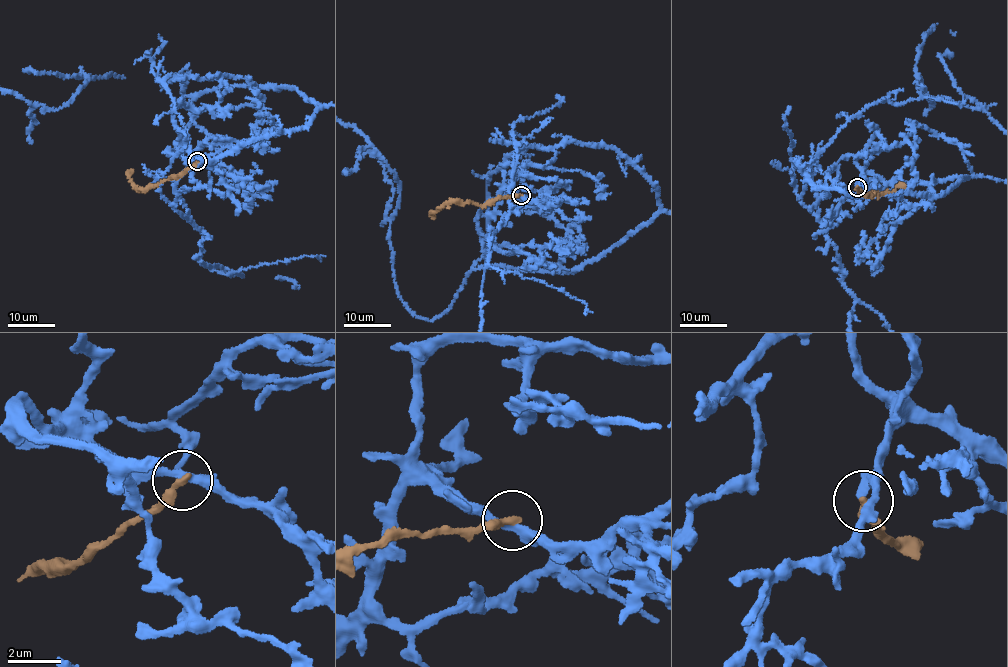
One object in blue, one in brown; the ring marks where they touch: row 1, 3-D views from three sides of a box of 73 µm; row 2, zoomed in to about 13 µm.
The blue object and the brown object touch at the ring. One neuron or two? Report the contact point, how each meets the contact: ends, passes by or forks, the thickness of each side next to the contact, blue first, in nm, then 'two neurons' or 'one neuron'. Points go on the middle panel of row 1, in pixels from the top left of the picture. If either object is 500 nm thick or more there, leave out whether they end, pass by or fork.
place (521, 195); blue passes by; brown ends; calibres 320 and 300 nm; two neurons

